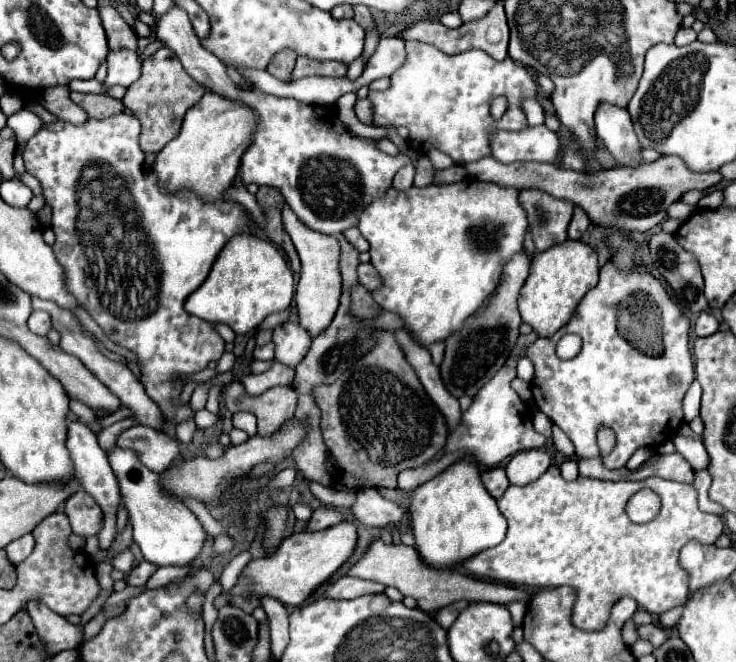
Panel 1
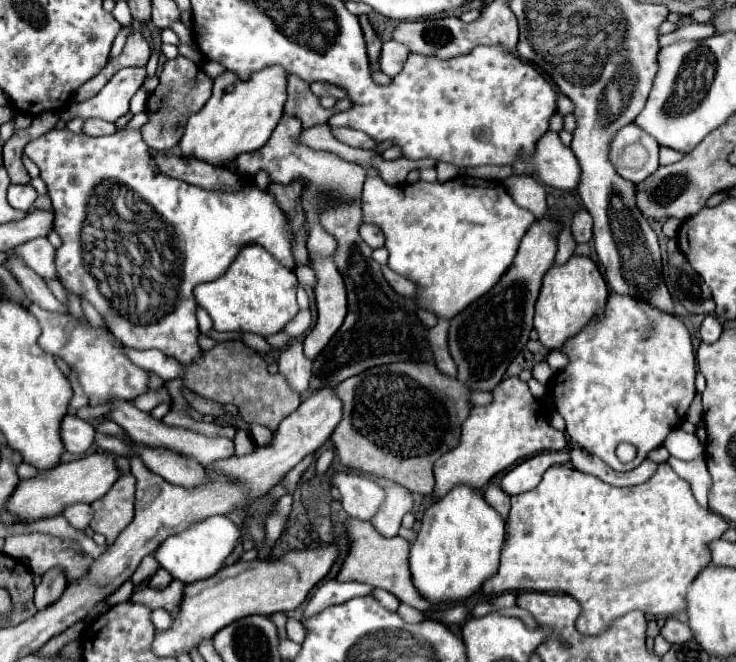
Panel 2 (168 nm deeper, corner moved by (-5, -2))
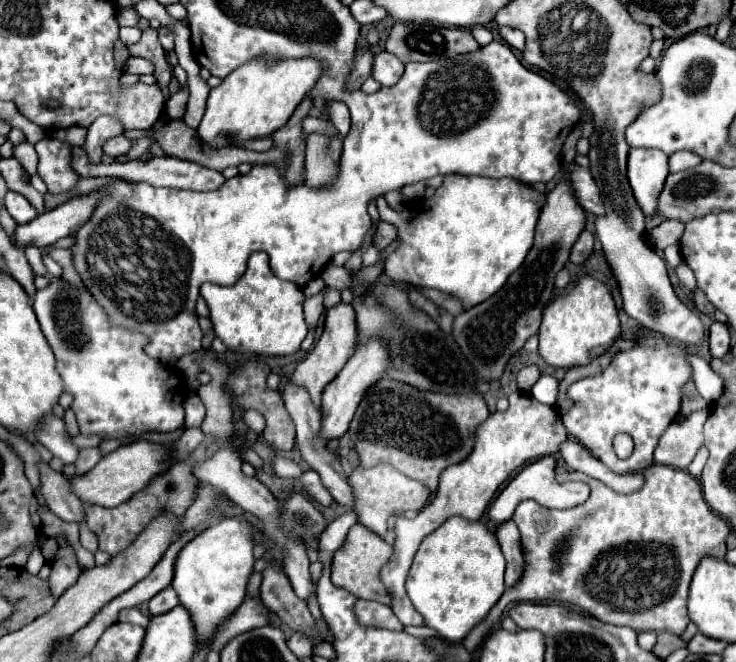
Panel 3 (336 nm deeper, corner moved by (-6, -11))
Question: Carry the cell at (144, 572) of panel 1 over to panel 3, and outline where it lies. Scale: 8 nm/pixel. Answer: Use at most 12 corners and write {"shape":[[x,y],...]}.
{"shape":[[172,587],[154,595],[150,605],[152,615],[168,613],[178,605]]}

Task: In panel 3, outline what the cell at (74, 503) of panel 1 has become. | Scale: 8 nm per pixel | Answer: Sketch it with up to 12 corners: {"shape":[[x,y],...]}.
{"shape":[[38,463],[40,491],[62,521],[80,523],[82,501],[70,479]]}

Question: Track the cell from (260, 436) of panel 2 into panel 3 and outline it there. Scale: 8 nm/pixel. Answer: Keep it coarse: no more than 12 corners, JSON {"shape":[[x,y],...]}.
{"shape":[[274,455],[272,469],[278,477],[298,479],[302,467],[298,461]]}

